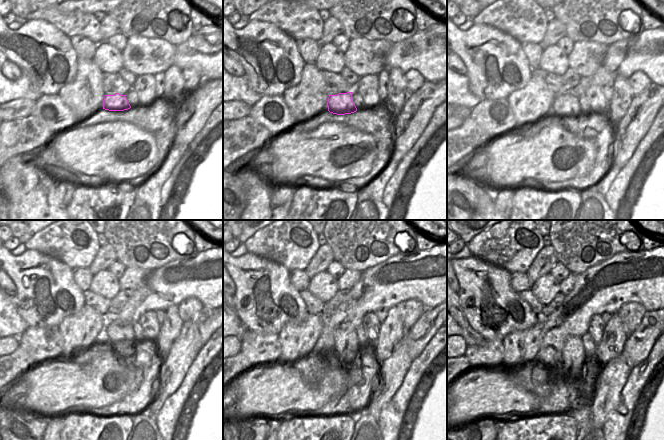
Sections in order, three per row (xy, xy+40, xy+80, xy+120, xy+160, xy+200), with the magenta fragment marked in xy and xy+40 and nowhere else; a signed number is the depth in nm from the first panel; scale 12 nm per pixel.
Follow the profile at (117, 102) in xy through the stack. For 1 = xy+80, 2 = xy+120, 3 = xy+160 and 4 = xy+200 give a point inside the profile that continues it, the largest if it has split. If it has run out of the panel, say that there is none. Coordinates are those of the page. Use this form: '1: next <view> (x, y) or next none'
1: next xy+80 (566, 105)
2: next xy+120 (121, 335)
3: next xy+160 (346, 344)
4: next xy+200 (573, 359)

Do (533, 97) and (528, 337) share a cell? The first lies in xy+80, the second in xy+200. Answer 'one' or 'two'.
one

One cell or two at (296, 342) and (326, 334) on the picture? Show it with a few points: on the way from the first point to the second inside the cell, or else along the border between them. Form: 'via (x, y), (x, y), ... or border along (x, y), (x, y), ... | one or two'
border along (321, 315), (321, 333), (313, 348), (311, 358) | two

